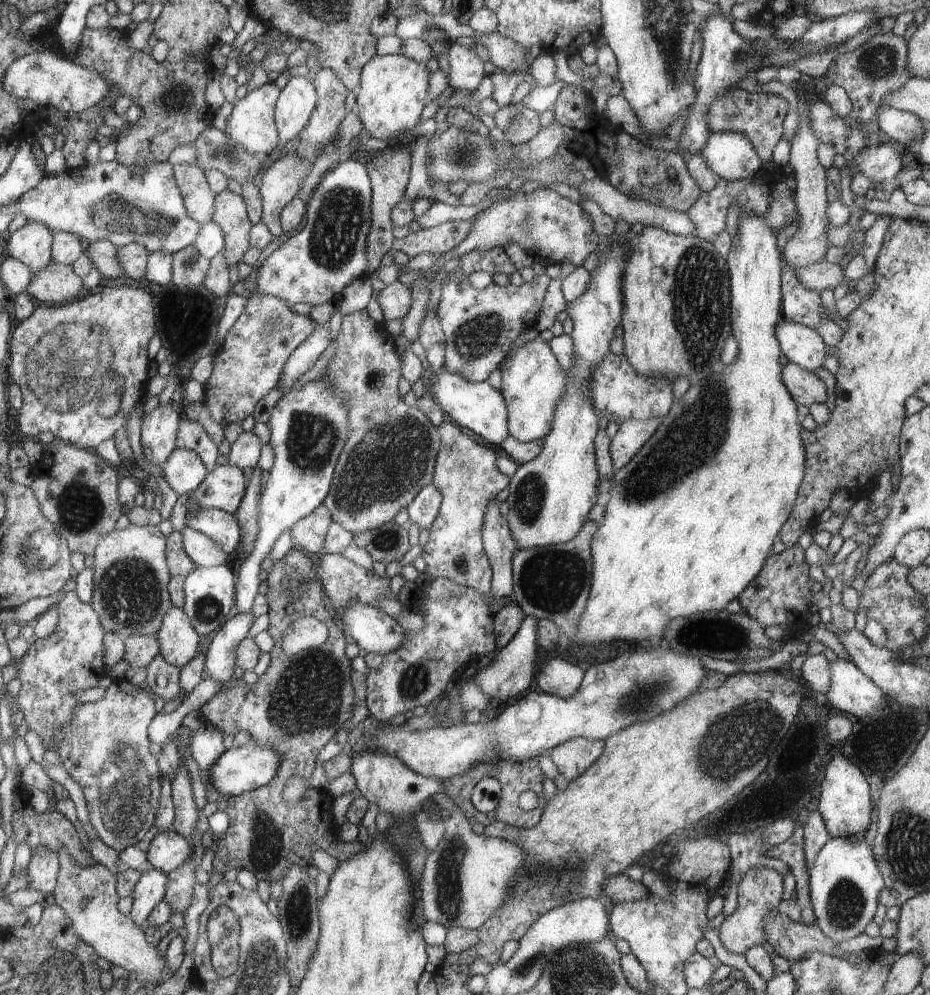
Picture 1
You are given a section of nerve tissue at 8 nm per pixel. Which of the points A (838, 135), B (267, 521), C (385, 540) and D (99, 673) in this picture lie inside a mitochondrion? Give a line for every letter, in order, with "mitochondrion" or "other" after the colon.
A: other
B: other
C: mitochondrion
D: other

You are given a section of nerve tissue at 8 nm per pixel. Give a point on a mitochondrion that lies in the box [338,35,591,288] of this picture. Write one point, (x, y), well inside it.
(466, 155)

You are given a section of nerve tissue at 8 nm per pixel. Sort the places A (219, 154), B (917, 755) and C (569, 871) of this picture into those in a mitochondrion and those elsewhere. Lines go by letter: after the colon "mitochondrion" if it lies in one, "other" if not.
A: mitochondrion
B: other
C: mitochondrion

